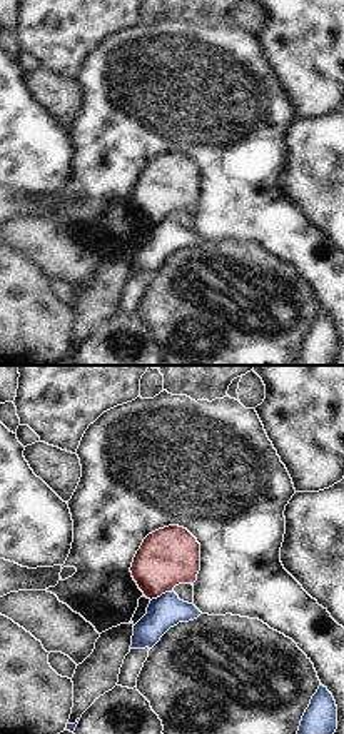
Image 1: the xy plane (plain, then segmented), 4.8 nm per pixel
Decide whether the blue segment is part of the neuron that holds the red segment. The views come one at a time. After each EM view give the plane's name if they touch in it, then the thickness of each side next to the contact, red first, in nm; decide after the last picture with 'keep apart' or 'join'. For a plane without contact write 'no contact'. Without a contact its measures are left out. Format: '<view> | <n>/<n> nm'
xy | 280/160 nm

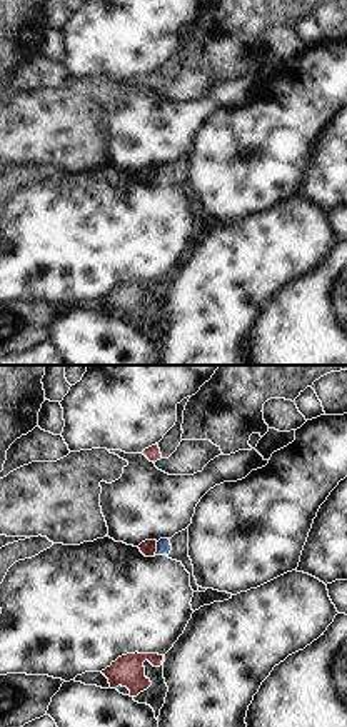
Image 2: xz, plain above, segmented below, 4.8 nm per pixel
xz | 80/70 nm

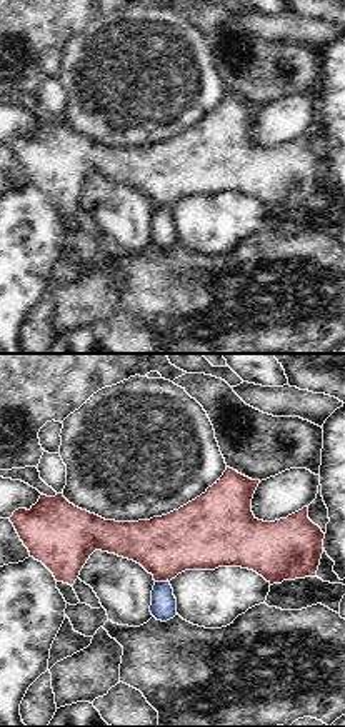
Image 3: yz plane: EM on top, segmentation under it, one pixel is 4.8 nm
yz | 300/130 nm

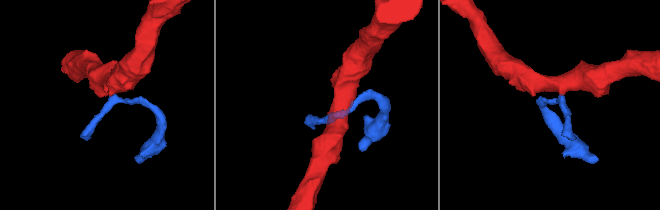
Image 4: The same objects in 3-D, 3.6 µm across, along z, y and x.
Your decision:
keep apart

